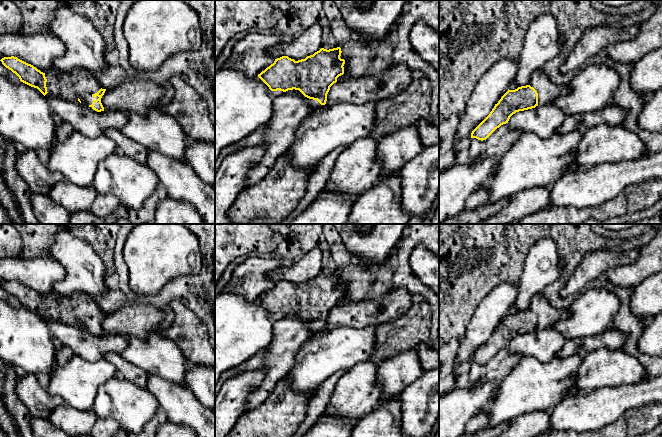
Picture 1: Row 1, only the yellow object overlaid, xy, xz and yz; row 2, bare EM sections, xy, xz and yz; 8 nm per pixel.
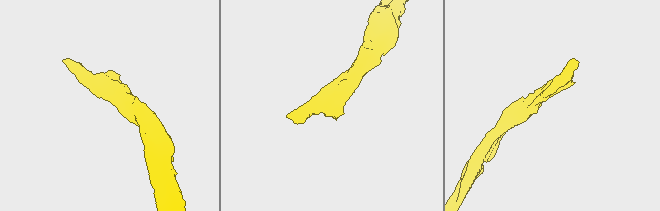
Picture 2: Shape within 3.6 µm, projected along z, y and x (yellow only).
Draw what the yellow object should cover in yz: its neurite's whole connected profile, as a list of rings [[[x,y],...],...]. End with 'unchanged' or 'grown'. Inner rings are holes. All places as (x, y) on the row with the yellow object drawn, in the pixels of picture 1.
[[[542,70],[536,71],[528,85],[508,90],[501,97],[490,114],[472,131],[471,138],[486,140],[516,112],[553,102],[567,92],[567,85],[554,84]]]; grown

